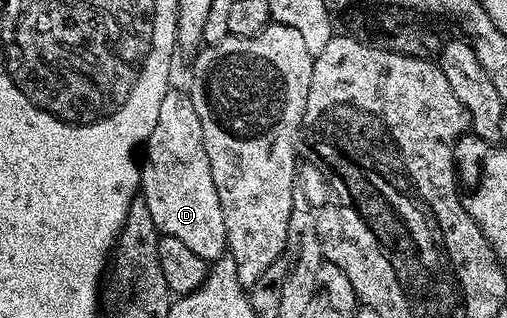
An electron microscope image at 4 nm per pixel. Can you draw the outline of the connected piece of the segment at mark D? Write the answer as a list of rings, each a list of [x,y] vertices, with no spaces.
[[[170,90],[159,105],[159,119],[155,122],[155,130],[151,130],[149,139],[143,145],[145,161],[140,161],[141,187],[140,195],[147,202],[147,210],[151,210],[151,218],[157,231],[162,236],[179,238],[194,254],[199,254],[207,262],[217,260],[226,255],[225,227],[223,226],[223,210],[219,206],[219,194],[215,190],[215,178],[211,178],[211,162],[207,162],[207,146],[203,146],[203,126],[199,126],[199,114],[195,114],[195,106],[191,102],[188,91]]]

